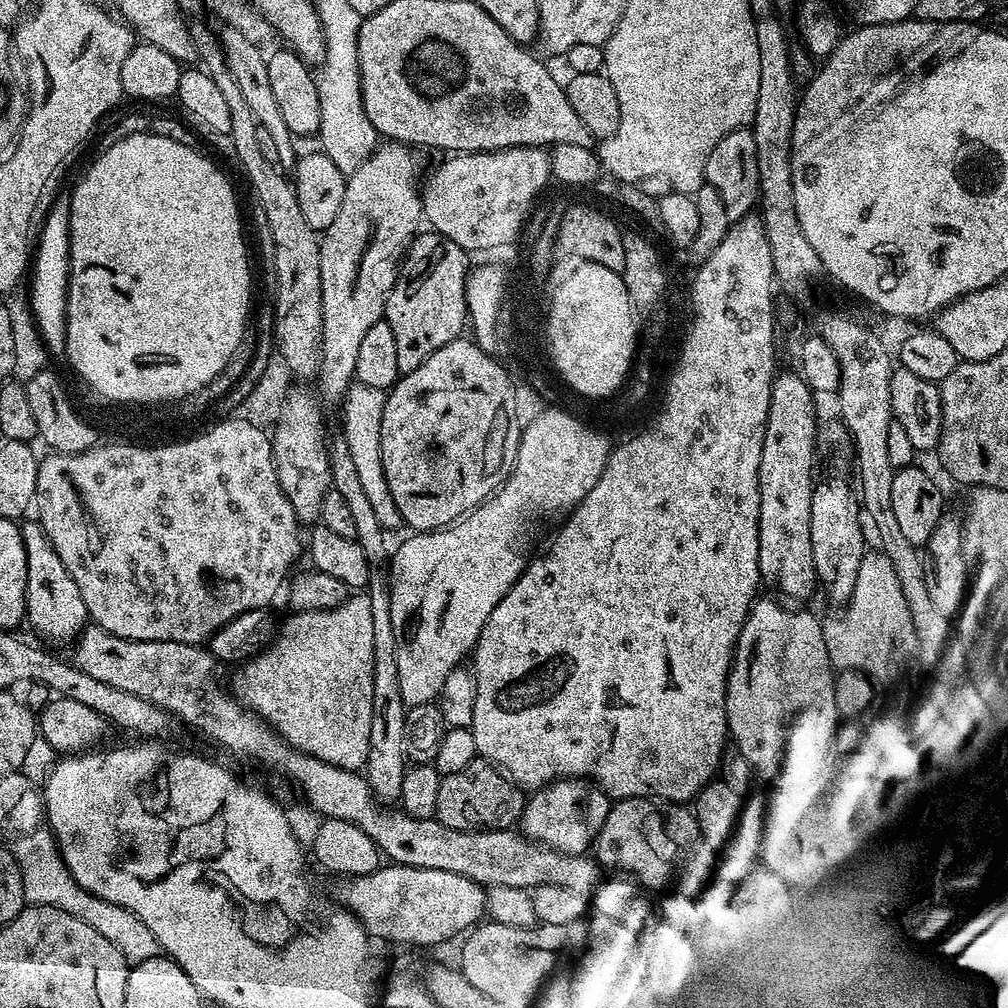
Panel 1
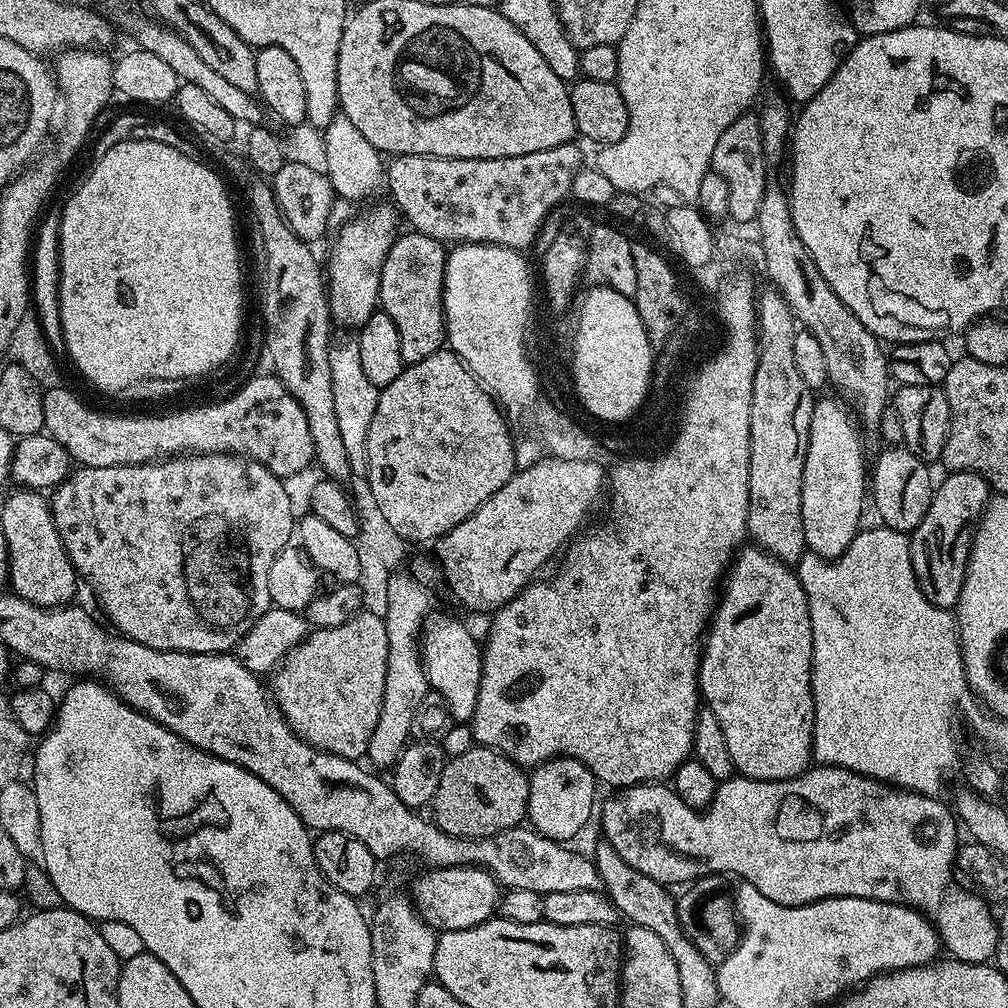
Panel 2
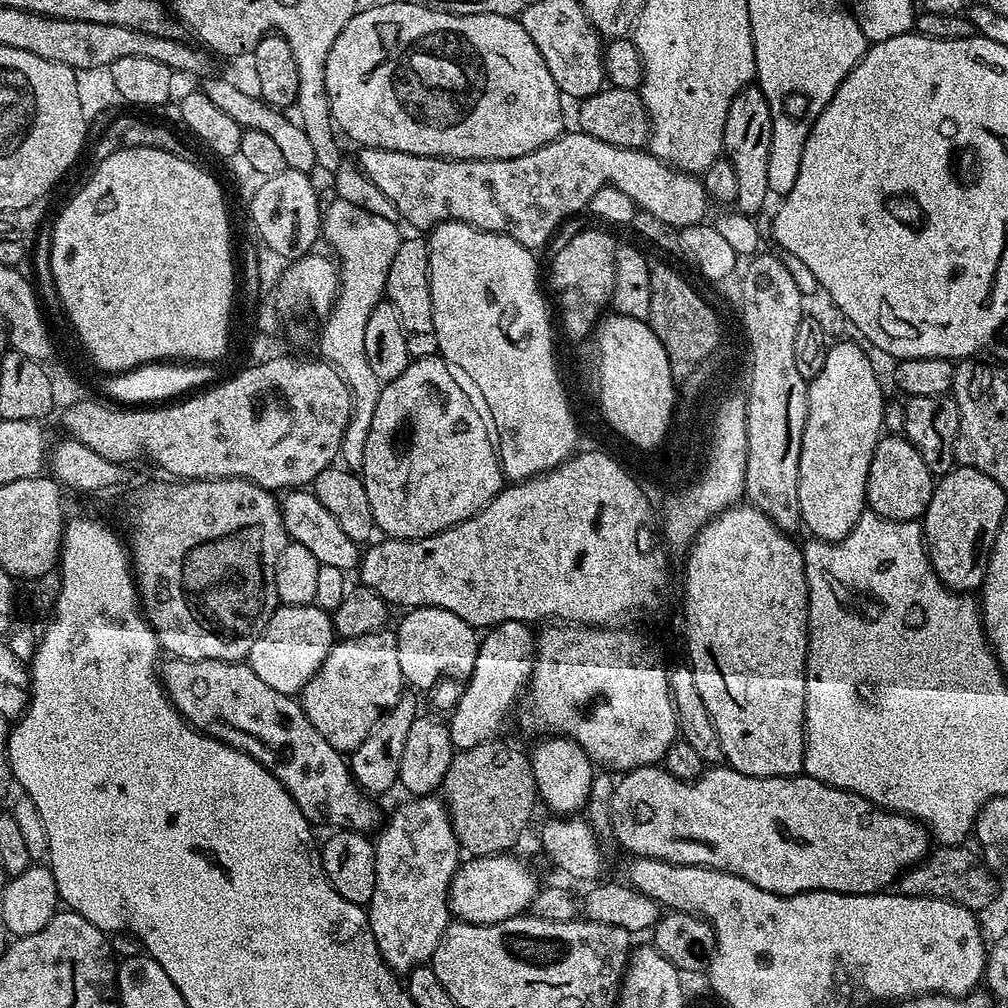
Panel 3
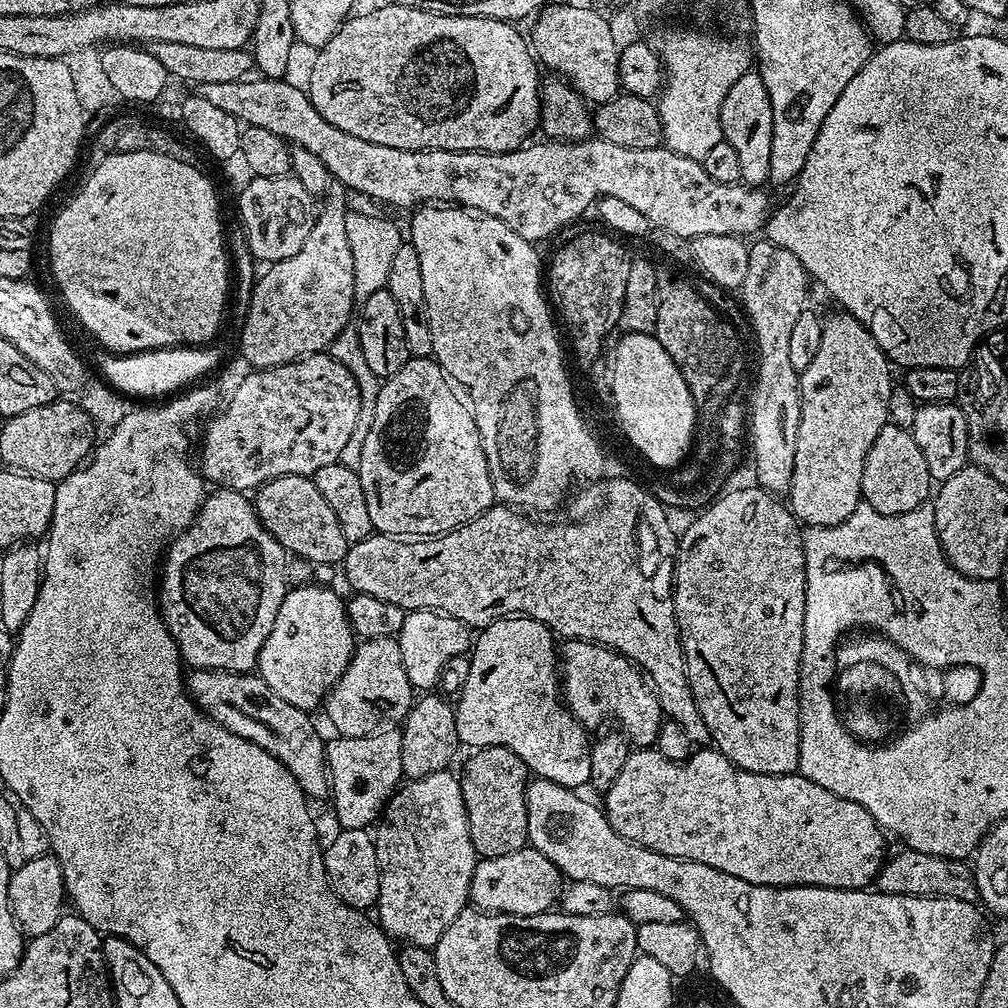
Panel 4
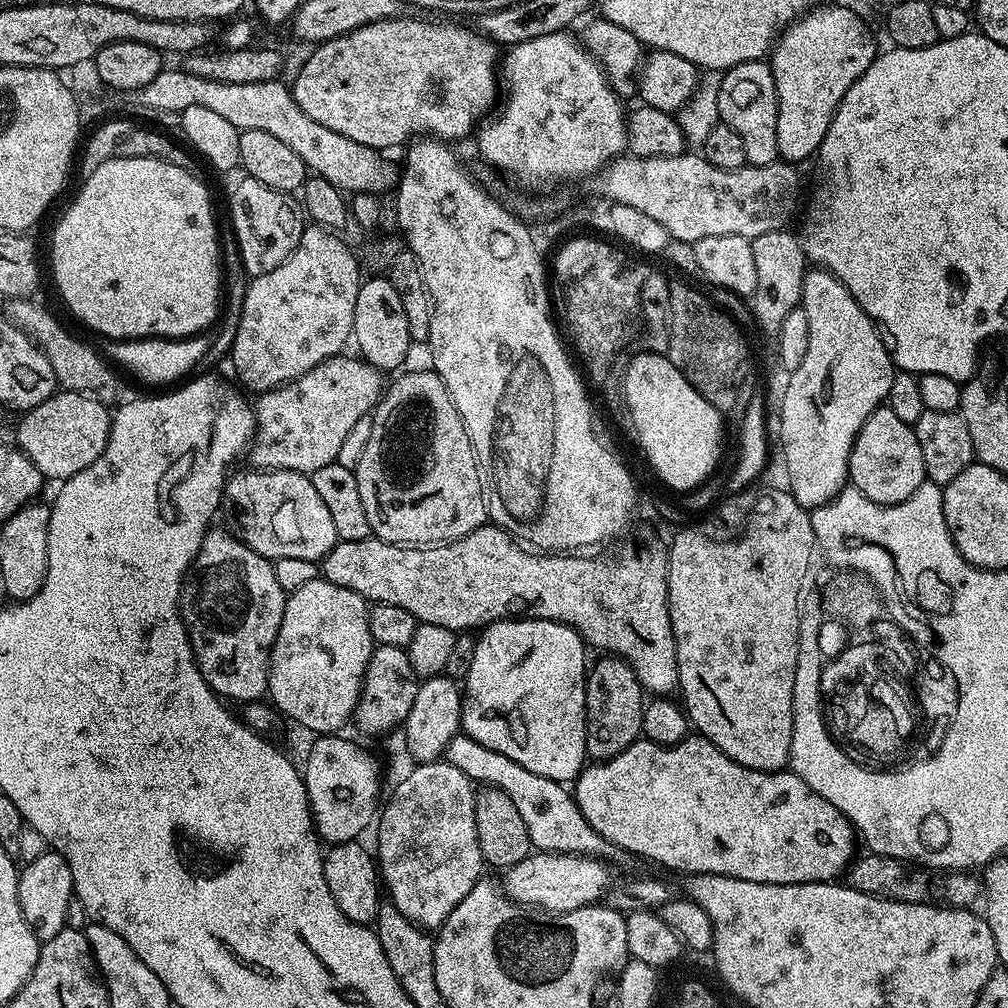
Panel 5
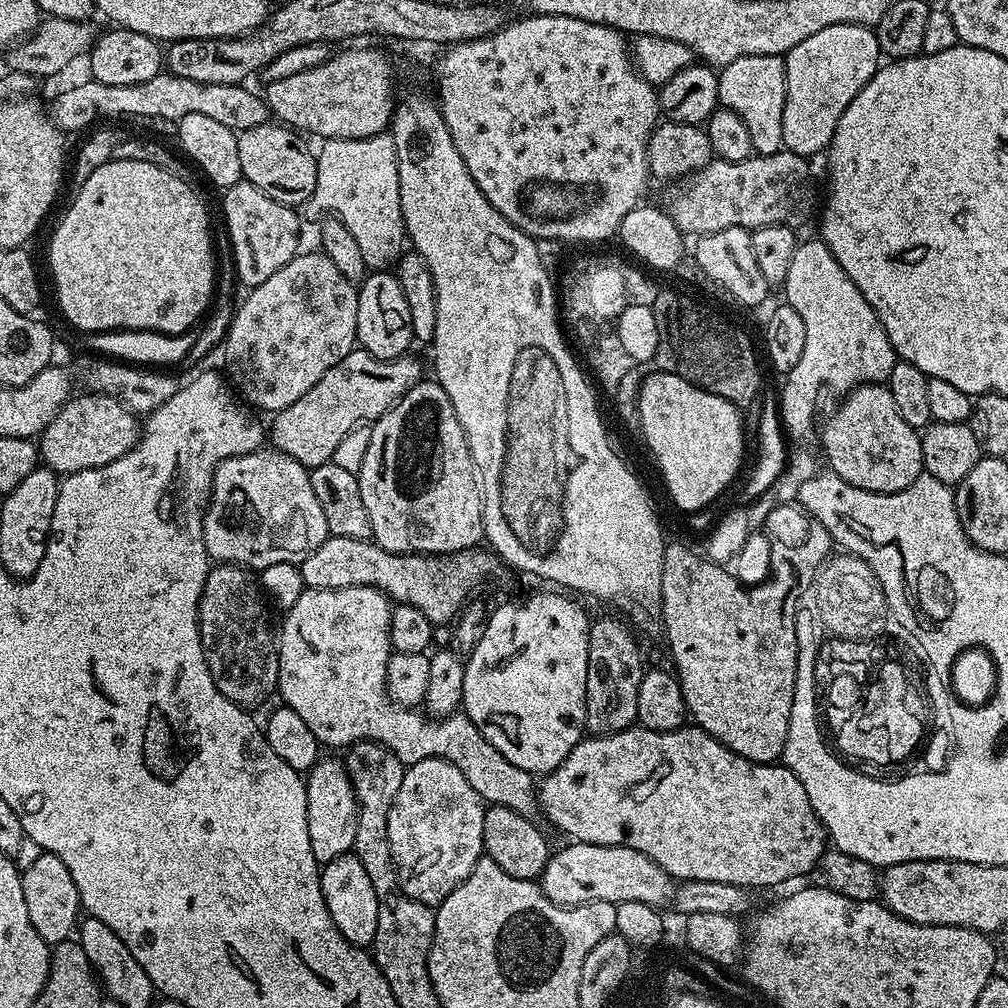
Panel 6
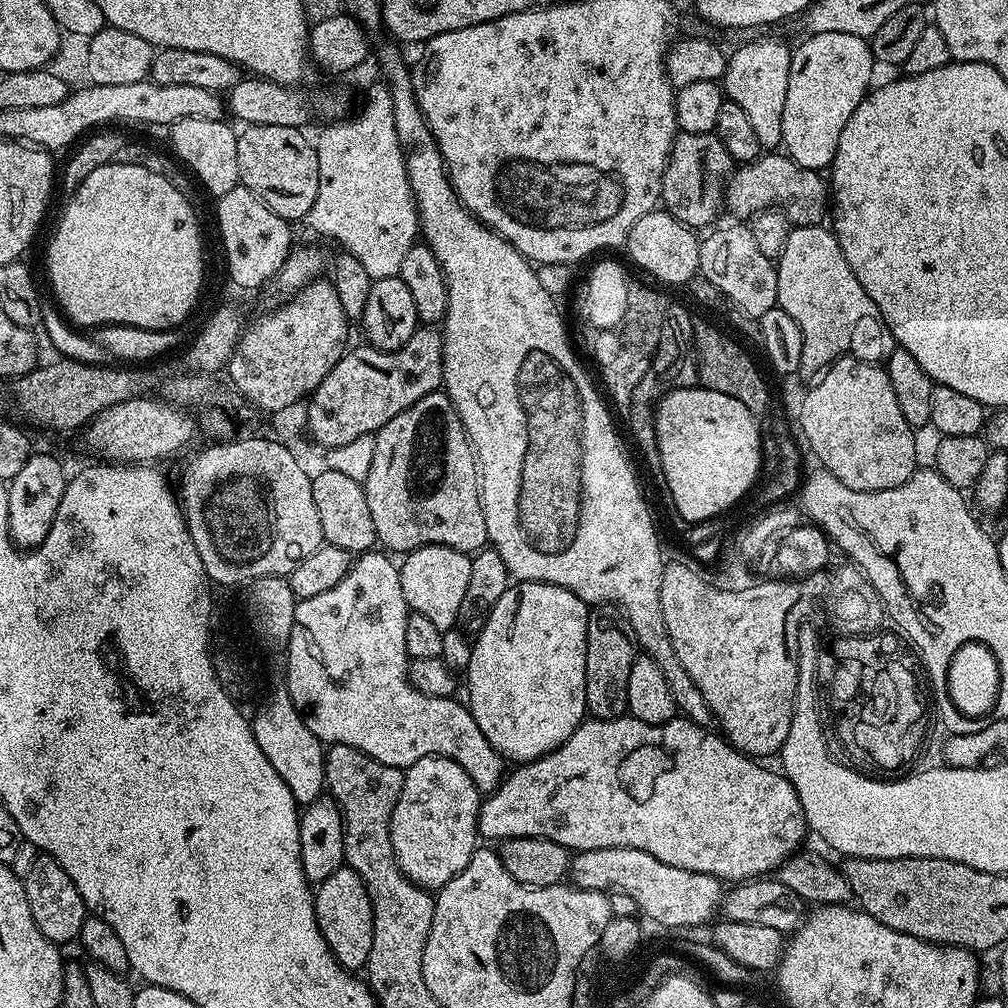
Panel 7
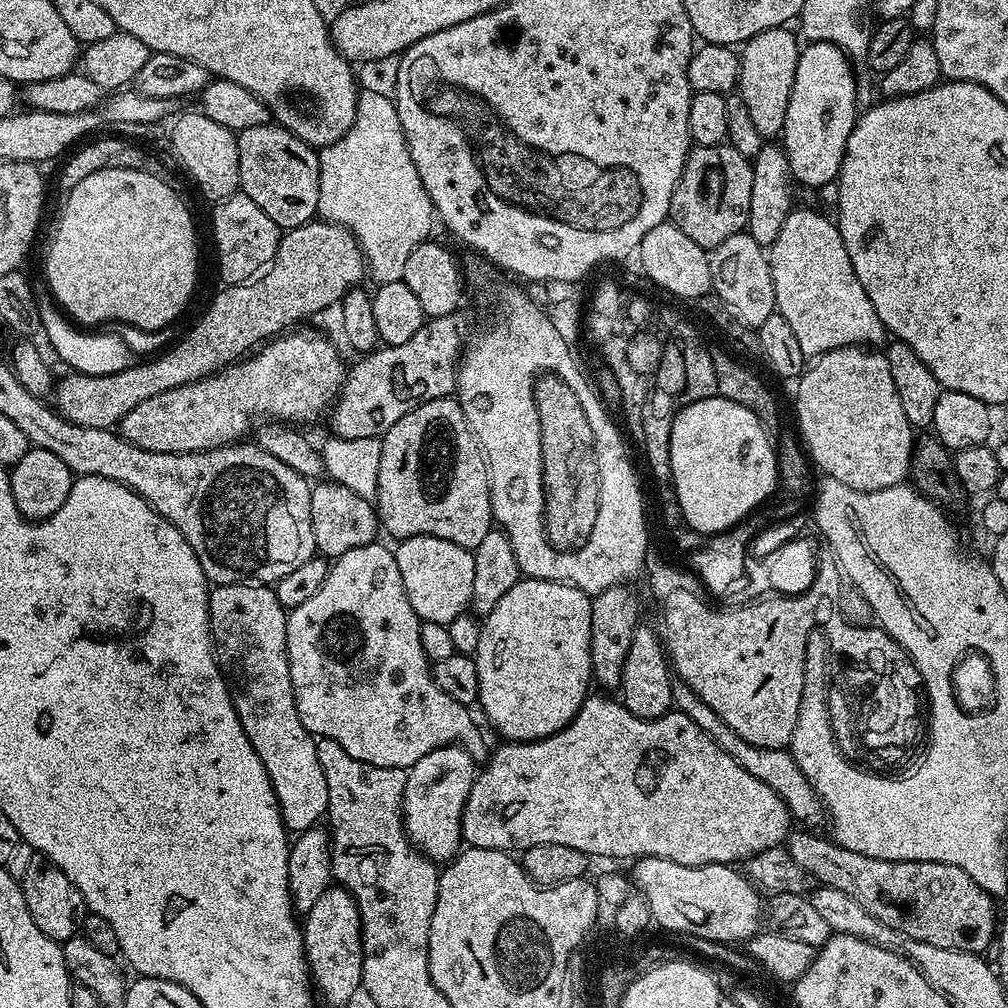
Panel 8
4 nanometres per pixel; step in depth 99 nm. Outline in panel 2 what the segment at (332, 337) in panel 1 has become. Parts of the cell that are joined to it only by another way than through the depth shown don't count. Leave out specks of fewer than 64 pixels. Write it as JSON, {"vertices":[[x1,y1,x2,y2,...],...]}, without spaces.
{"vertices":[[391,203,376,204,365,212,357,211,346,224,339,225,336,241,332,244,332,253,326,260,326,287,328,290,328,309,332,311,332,319,344,328,359,330,361,326,378,310,380,303,380,271,386,262,386,254,390,254,390,246,394,246,398,235,396,229,398,212]]}

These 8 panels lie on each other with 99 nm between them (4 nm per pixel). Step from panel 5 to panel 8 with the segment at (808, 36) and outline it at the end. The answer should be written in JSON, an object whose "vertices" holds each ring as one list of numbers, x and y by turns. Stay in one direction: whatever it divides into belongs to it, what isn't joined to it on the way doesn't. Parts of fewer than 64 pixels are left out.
{"vertices":[[812,42,800,49,782,133,788,171,797,185,820,188,831,180,833,183,840,175,848,139,858,119,856,76,852,67,854,64,848,53,833,44]]}

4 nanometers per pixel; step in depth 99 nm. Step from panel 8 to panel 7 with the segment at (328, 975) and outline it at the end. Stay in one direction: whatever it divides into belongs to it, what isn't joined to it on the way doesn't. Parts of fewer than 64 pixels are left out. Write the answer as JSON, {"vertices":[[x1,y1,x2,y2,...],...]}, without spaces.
{"vertices":[[347,866,334,870,334,874,330,874,330,878,323,880,315,889,314,899,316,922,334,958,346,969,363,969,368,963,370,946,374,942,374,914,372,899,368,897,360,875]]}

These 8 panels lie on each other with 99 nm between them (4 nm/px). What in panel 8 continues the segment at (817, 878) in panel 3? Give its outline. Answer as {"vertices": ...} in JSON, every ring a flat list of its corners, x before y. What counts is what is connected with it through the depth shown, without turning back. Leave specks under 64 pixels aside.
{"vertices":[[592,694,585,700,575,718,561,732,556,732,541,740,504,742,501,745,493,756,491,753,487,757,482,771,473,782,460,819,463,843,473,848,497,848,500,852,511,853,512,848,523,850,543,844,561,844,562,846,574,846,574,850,582,850,590,858,613,856,616,860,629,859,628,861,631,861,641,856,657,856,666,858,670,862,678,862,682,866,702,866,703,864,736,866,762,850,770,850,783,845,790,835,790,827,788,828,790,813,779,794,770,786,766,786,766,782,760,782,758,778,754,778,754,774,742,770,742,766,738,766,738,762,734,762,734,758,730,758,726,750,719,748,701,728,694,726,694,722,690,722,686,714,675,710,668,711,656,720,643,720,627,712,619,699,607,700,604,696]]}

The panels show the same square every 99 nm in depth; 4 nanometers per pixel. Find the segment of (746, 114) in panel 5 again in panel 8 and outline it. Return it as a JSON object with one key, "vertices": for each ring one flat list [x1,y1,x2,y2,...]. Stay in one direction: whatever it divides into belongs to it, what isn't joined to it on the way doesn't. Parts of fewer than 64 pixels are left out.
{"vertices":[[781,26,762,30,754,38,744,41,739,49,740,57,740,82,738,85,738,98,750,110,750,118,754,121,754,127,758,129,758,134,765,138,776,138,783,133,784,123,786,122,786,106,790,106,790,90,794,86,794,70,798,66,800,57,801,41,797,33,791,32,791,27]]}

